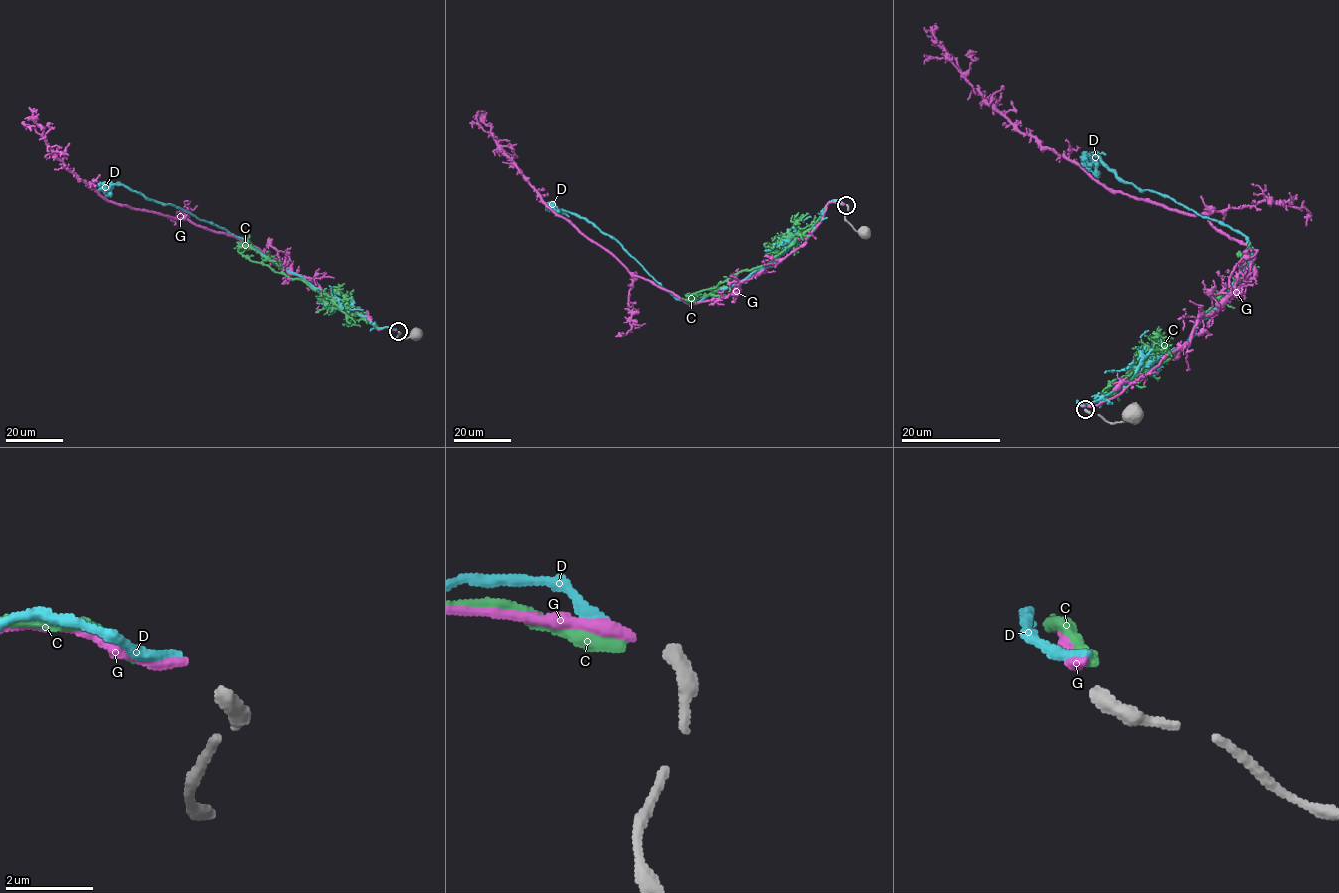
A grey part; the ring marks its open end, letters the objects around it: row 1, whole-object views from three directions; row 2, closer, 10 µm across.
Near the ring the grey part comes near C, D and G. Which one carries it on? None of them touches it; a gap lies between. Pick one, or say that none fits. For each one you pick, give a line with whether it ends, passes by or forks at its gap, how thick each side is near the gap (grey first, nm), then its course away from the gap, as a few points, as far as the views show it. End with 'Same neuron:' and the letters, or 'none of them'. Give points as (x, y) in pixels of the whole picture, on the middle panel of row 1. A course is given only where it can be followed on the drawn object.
G: it ends; calibres 380 and 280 nm; course (844, 204), (827, 204), (808, 238), (736, 290), (688, 303), (633, 275), (558, 216), (502, 151), (484, 111)
Same neuron: G

